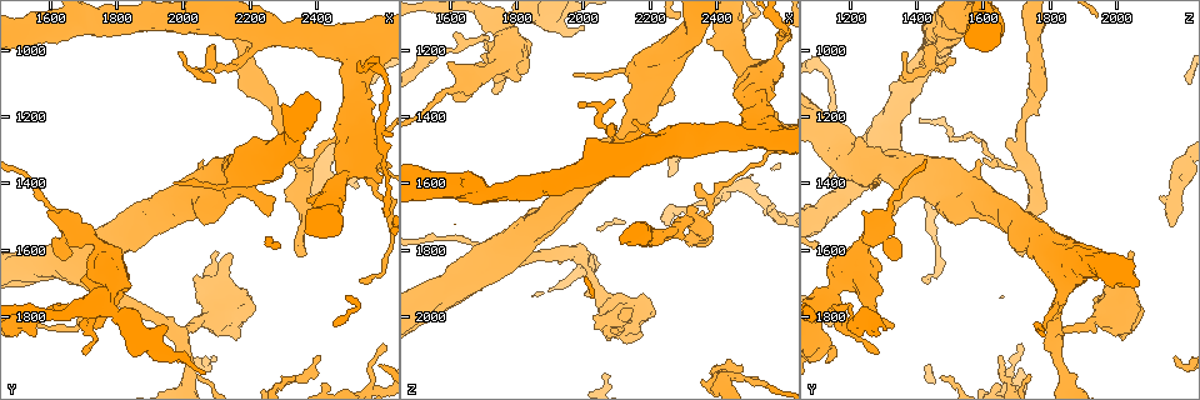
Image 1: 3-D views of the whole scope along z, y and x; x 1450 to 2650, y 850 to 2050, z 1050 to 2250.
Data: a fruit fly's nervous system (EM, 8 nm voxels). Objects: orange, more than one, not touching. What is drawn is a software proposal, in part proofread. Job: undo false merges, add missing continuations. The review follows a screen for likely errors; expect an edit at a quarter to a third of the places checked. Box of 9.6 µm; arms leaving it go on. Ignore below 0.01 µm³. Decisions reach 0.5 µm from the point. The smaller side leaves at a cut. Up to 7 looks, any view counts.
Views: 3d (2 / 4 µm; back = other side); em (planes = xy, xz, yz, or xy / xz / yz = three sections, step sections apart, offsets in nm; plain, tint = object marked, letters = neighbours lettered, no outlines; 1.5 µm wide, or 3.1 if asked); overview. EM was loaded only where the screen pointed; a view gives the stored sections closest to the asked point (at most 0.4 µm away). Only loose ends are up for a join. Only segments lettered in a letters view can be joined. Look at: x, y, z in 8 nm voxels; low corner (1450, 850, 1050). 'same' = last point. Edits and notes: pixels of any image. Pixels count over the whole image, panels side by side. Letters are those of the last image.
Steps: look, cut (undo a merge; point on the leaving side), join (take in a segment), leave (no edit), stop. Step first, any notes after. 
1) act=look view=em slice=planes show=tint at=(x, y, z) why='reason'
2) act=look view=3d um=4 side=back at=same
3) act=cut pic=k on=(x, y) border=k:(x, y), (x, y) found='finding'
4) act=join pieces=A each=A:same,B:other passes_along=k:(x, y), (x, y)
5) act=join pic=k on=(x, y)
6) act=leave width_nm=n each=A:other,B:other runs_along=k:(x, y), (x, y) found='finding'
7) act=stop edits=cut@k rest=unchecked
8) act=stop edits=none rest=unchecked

act=look view=em slice=planes show=letters at=(2340, 1630, 1720) why='free end'

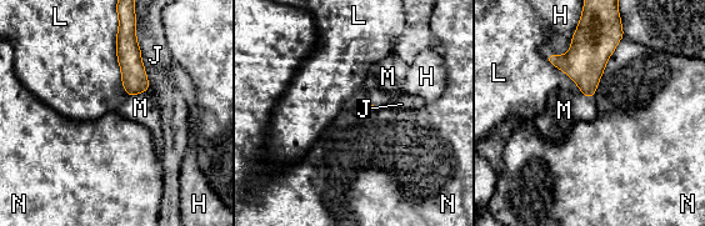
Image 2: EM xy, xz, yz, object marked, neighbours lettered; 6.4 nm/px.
act=join pieces=M each=H:other,J:other,L:other,M:same,N:other found='it goes on there'

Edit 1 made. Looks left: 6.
act=look view=em slice=planes show=letters at=(1660, 1540, 1290) why='a fork'

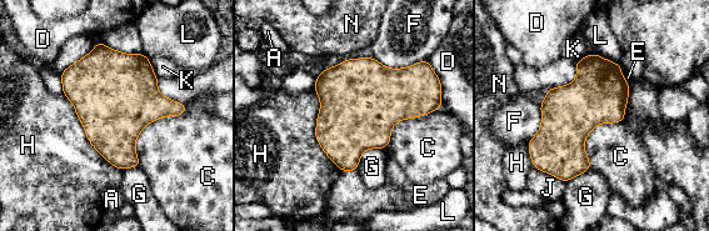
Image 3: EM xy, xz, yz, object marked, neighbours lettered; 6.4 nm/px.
act=leave each=A:other,C:other,D:other,E:other,F:other,G:other,H:other,J:other,K:other,L:other,N:other border=3:(188, 106), (141, 130), (139, 166) found='continuous, no second neuron'

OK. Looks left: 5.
act=look view=em slice=xz step=8 show=letters at=(2060, 1330, 1590) why='free end'

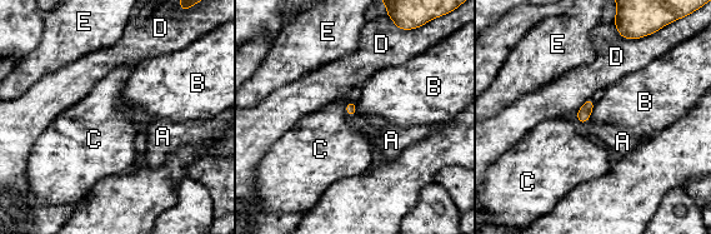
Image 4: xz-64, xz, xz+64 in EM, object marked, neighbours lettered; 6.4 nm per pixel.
act=look view=em slice=planes show=letters at=same

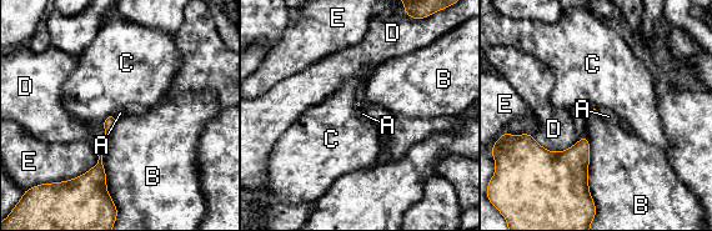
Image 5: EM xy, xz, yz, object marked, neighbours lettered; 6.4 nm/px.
act=join pieces=A each=A:same,B:other,C:other,D:other,E:other passes_along=5:(109, 122), (114, 116), (120, 113) found='the neuron continues'

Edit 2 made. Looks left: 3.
act=stop edits=join@2,join@5 rest=unchecked

